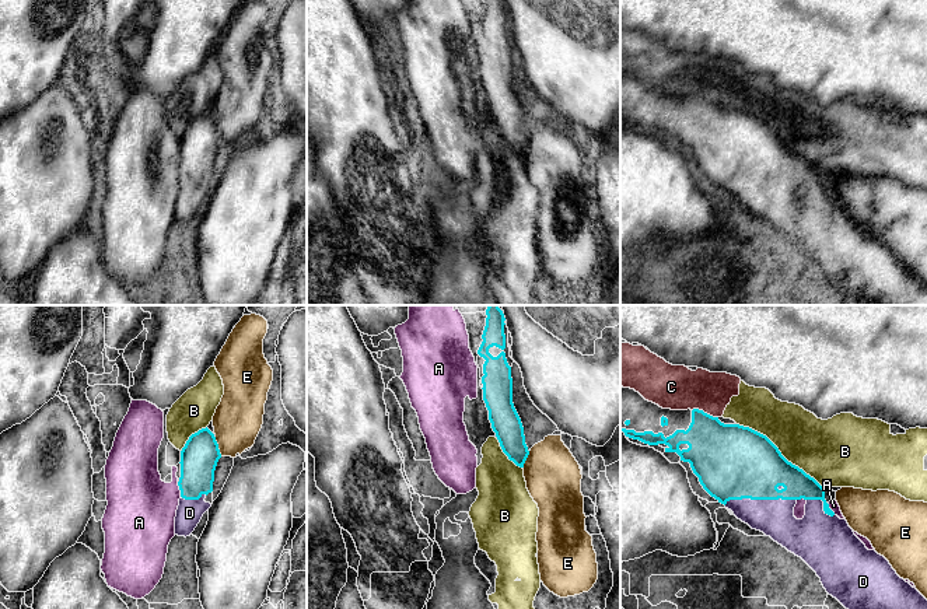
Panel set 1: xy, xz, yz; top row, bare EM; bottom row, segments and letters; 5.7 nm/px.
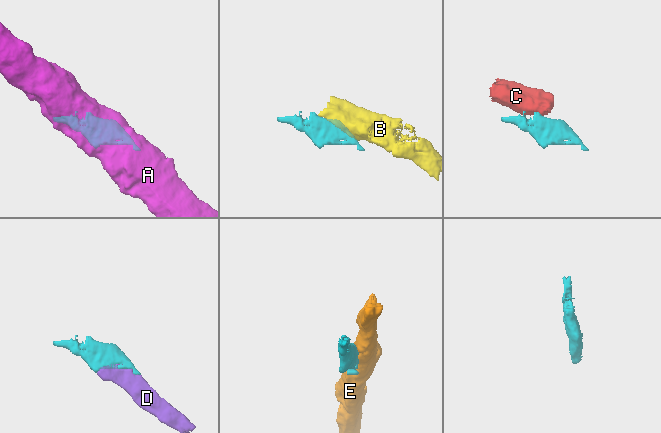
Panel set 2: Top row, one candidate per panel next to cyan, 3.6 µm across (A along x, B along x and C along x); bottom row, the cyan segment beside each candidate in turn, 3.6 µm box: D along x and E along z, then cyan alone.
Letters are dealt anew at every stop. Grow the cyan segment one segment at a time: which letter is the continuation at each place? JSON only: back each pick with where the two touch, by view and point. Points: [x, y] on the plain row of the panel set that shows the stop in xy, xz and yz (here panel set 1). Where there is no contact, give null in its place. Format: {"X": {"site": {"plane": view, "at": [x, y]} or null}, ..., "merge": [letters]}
{"D": {"site": {"plane": "yz", "at": [759, 185]}}, "merge": ["D"]}

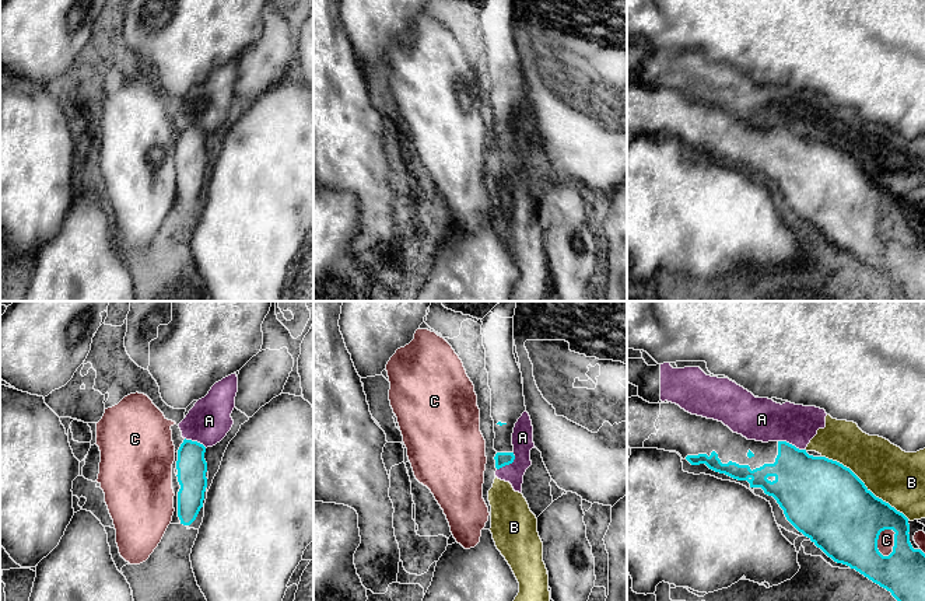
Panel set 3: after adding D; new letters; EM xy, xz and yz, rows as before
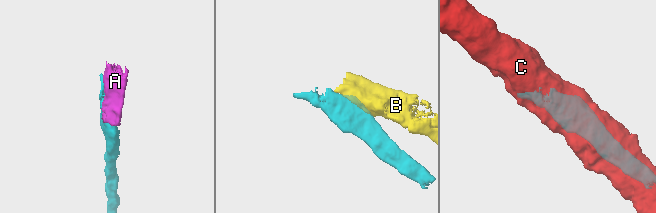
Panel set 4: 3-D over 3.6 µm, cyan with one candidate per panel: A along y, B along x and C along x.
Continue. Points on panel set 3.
{"merge": []}

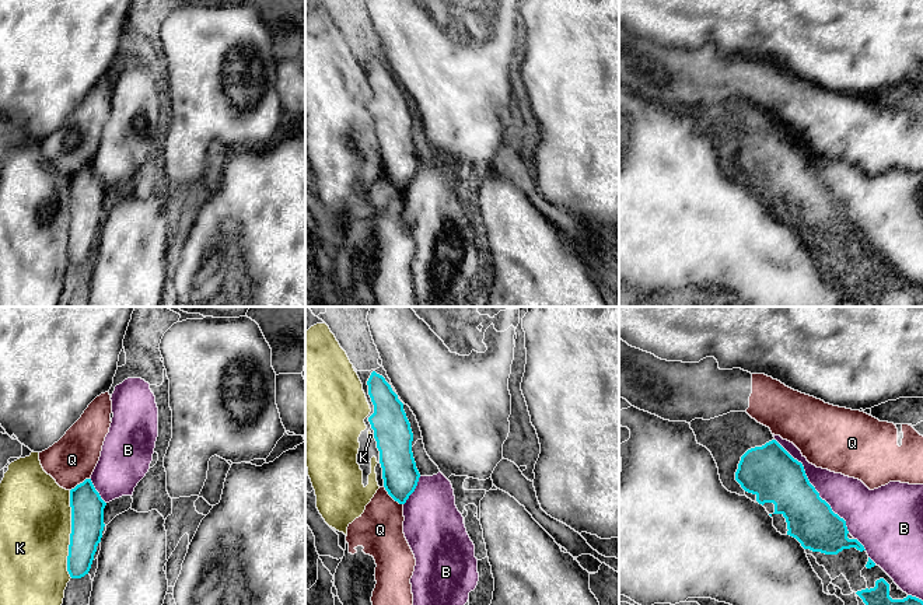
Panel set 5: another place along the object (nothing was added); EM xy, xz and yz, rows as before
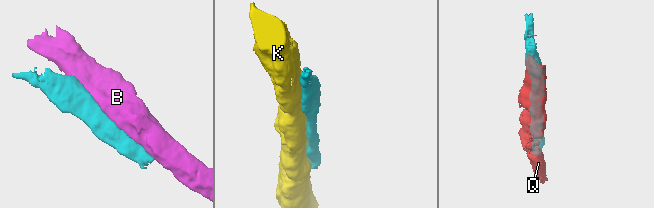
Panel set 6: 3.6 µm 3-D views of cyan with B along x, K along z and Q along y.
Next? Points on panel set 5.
{"merge": []}

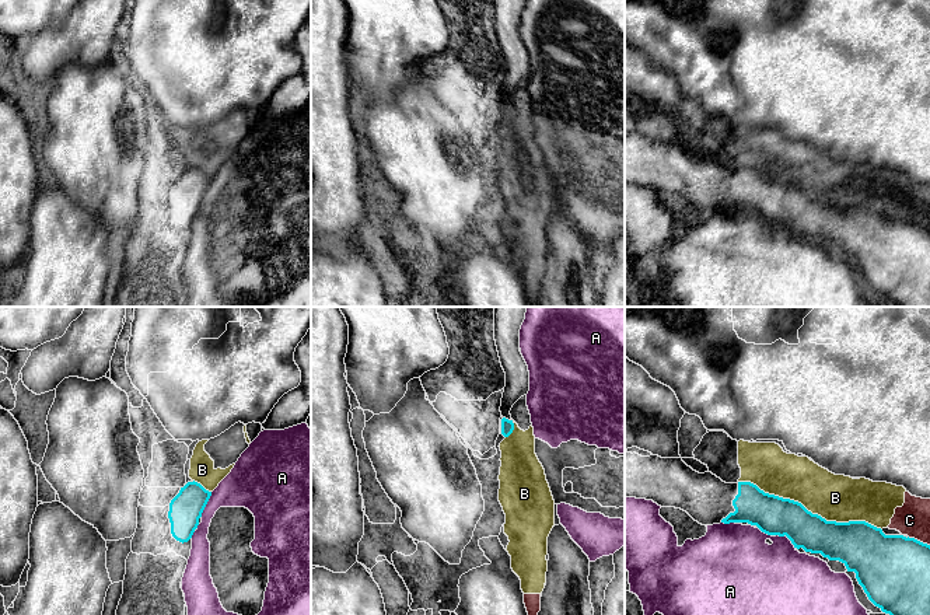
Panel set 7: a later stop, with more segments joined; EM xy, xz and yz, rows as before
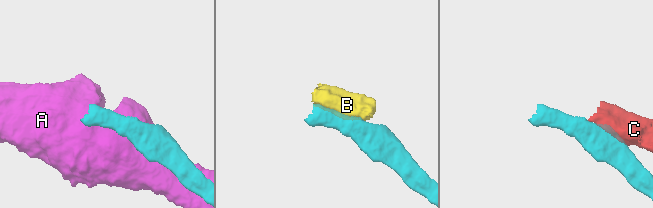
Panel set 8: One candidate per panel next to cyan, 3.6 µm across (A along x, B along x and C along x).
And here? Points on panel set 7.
{"merge": []}

